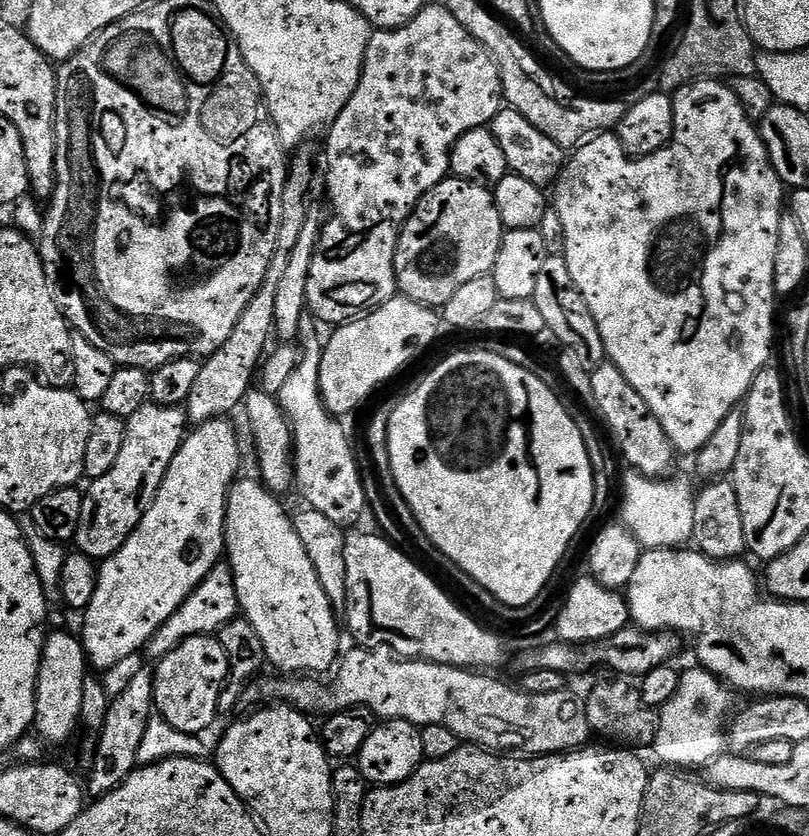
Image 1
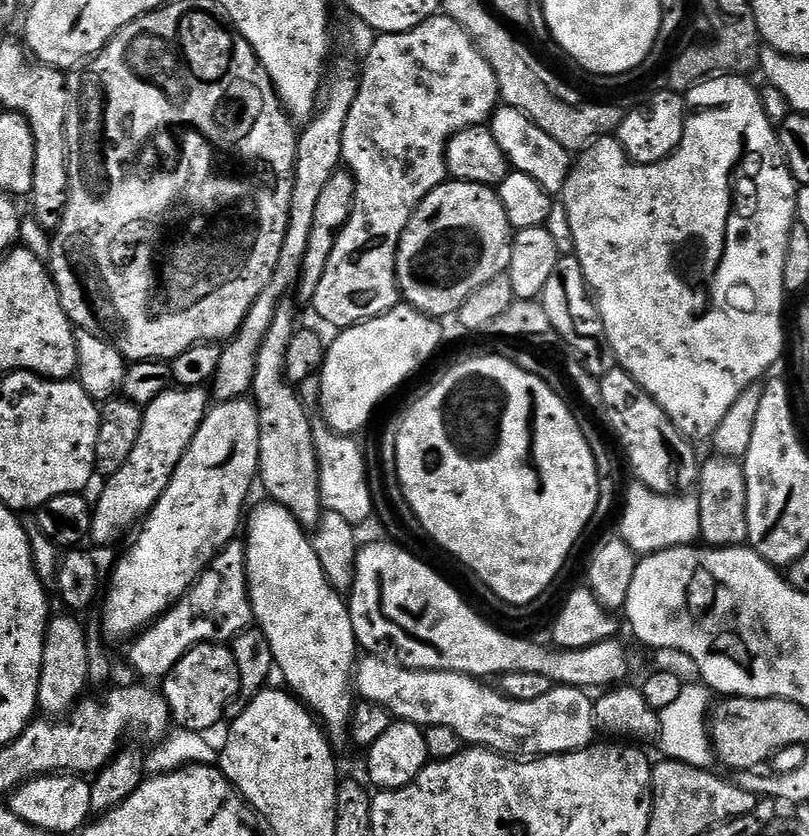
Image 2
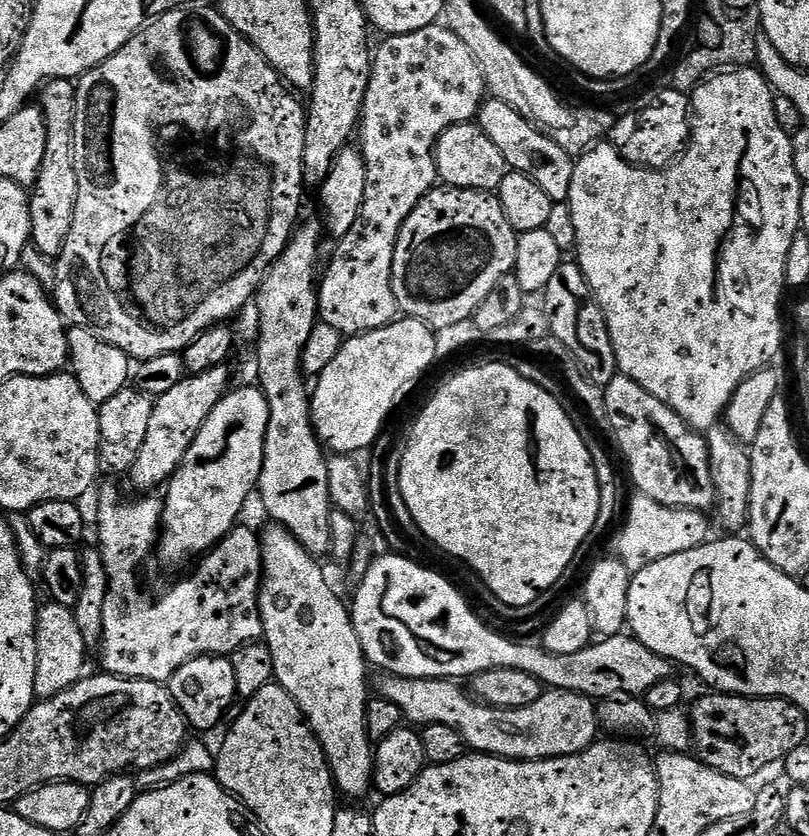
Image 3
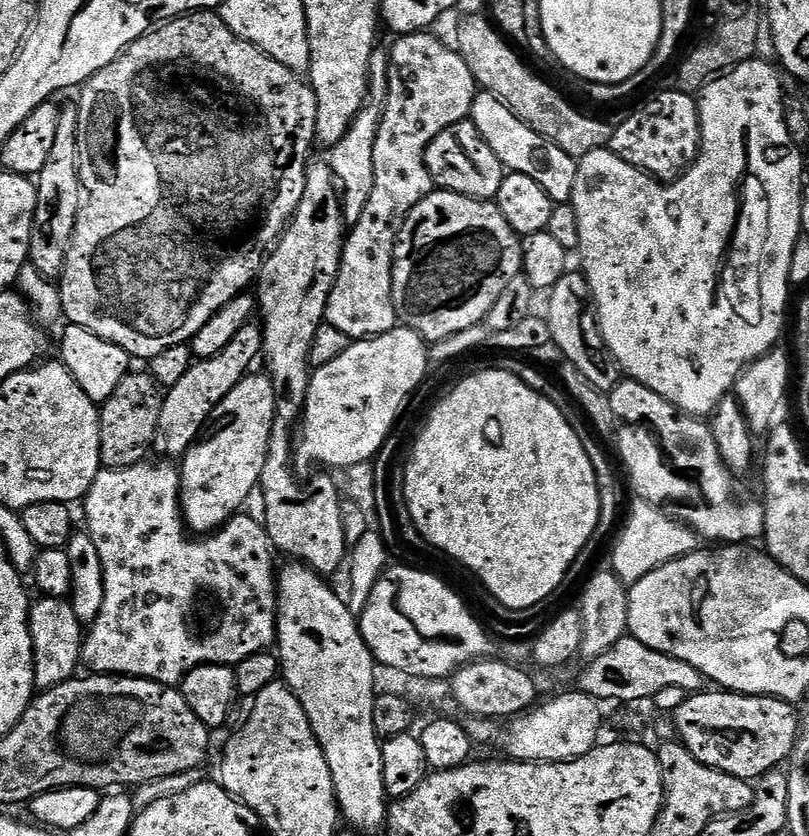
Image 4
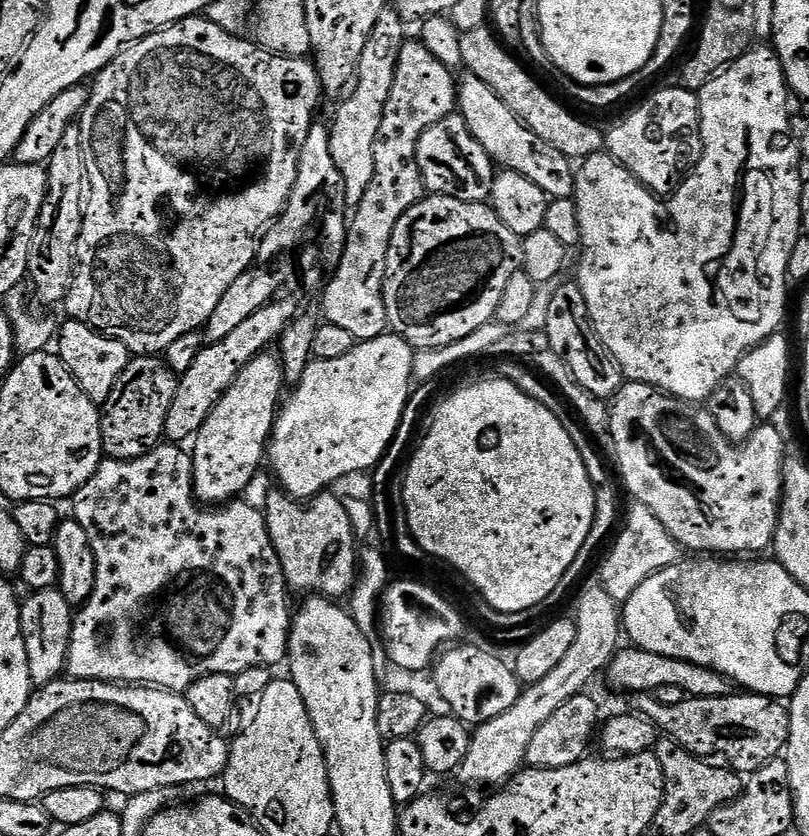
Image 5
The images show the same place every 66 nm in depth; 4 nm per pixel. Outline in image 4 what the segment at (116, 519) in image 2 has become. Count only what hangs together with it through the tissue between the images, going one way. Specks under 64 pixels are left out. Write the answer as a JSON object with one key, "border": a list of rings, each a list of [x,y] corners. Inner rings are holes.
{"border":[[[249,322],[234,334],[230,346],[222,350],[222,354],[214,354],[214,358],[196,360],[182,374],[181,380],[174,382],[174,386],[164,392],[162,414],[158,418],[155,451],[164,458],[180,458],[187,452],[189,446],[195,444],[203,432],[205,424],[212,416],[212,411],[242,382],[244,377],[253,371],[252,363],[261,359],[264,351],[264,333],[261,325]]]}

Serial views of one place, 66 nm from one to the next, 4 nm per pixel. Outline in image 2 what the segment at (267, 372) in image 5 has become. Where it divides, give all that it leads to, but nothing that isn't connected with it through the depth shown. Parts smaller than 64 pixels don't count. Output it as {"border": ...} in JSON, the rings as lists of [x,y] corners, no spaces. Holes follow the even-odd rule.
{"border":[[[251,399],[225,400],[209,407],[202,426],[198,426],[198,434],[194,434],[194,442],[190,442],[186,454],[182,454],[182,462],[178,462],[162,498],[143,521],[139,529],[140,537],[132,549],[117,562],[116,569],[112,572],[112,581],[109,584],[107,581],[106,591],[102,596],[102,631],[109,641],[127,641],[143,632],[155,620],[159,620],[168,609],[173,608],[188,595],[193,585],[199,581],[200,575],[210,567],[212,559],[231,540],[237,539],[239,532],[236,531],[239,528],[241,531],[242,528],[242,517],[246,512],[244,503],[248,500],[248,491],[251,490],[252,483],[255,485],[258,480],[259,437],[258,410]]]}

